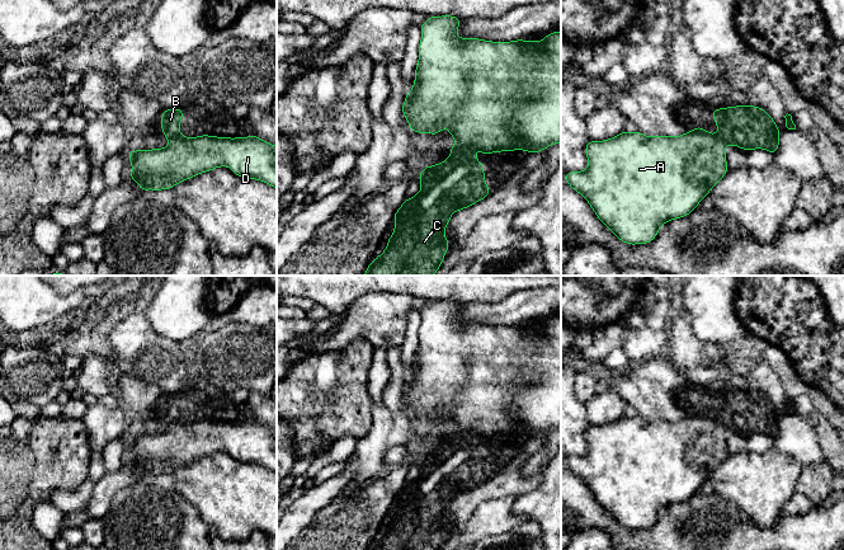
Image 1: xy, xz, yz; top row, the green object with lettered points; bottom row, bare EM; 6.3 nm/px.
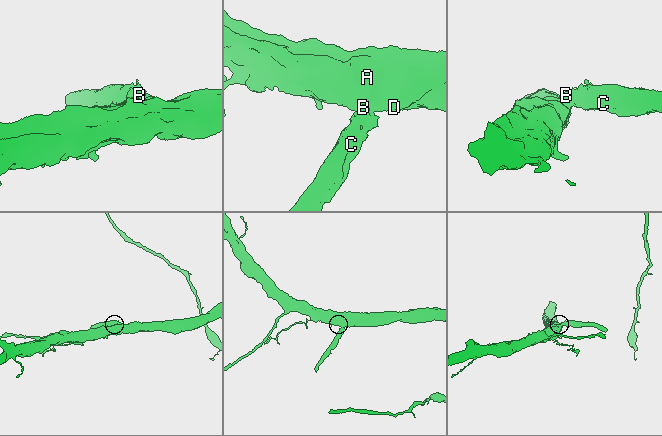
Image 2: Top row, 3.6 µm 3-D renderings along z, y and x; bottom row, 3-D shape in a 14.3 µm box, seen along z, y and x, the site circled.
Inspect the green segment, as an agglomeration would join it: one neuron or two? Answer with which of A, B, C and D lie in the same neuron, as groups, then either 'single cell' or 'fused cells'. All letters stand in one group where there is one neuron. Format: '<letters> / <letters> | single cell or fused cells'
A D / B C | fused cells

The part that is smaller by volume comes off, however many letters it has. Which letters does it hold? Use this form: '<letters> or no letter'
B, C

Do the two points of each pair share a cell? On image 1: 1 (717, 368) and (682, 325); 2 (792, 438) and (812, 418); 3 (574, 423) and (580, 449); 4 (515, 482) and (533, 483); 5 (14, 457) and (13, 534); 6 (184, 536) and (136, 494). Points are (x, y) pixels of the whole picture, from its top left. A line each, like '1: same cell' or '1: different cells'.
1: same cell
2: different cells
3: same cell
4: same cell
5: same cell
6: same cell

